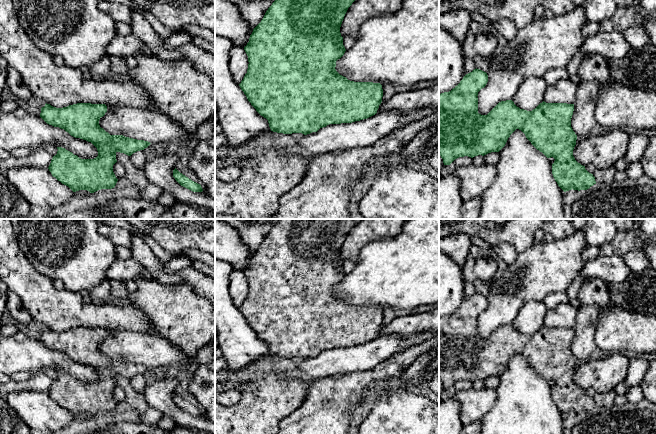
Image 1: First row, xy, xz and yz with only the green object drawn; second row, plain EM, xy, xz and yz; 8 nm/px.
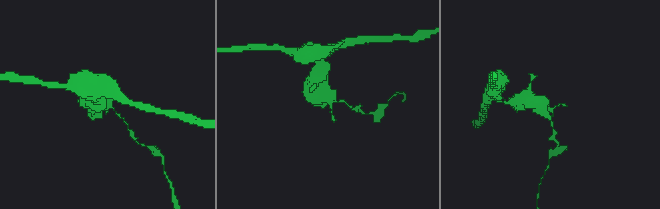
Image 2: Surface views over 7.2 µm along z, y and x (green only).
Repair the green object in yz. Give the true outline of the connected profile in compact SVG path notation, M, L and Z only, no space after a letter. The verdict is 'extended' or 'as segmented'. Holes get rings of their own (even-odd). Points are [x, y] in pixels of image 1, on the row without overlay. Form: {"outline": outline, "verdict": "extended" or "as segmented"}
{"outline": "M474 293L466 298L460 307L451 315L439 319L439 379L443 383L444 389L450 389L459 381L475 381L486 379L491 376L499 376L506 368L510 359L516 354L521 354L531 368L547 382L555 383L552 388L552 398L558 410L564 415L587 414L596 408L595 401L589 397L585 390L578 387L573 374L576 369L577 359L571 351L571 342L574 335L574 328L567 327L540 327L532 335L527 335L517 331L512 324L499 326L487 339L478 337L478 316L486 310L488 299L480 293Z", "verdict": "as segmented"}

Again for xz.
{"outline": "M281 219L253 253L244 271L248 293L239 310L256 335L268 344L271 355L307 359L329 348L352 347L377 337L383 321L382 309L350 305L335 293L336 285L346 275L340 251L354 225L352 219Z", "verdict": "as segmented"}

